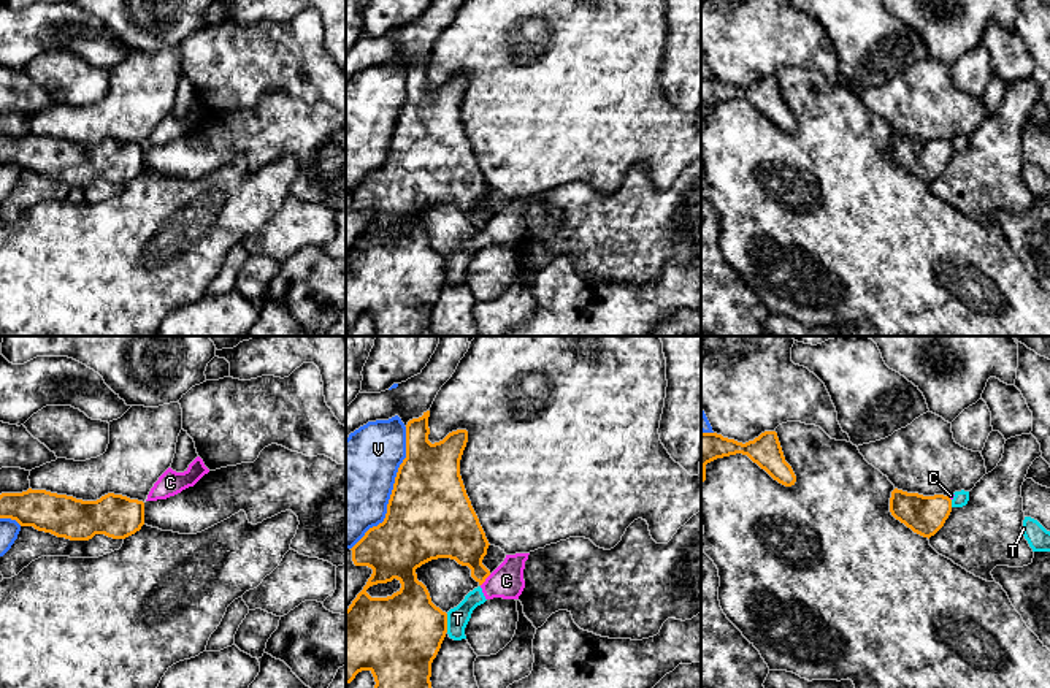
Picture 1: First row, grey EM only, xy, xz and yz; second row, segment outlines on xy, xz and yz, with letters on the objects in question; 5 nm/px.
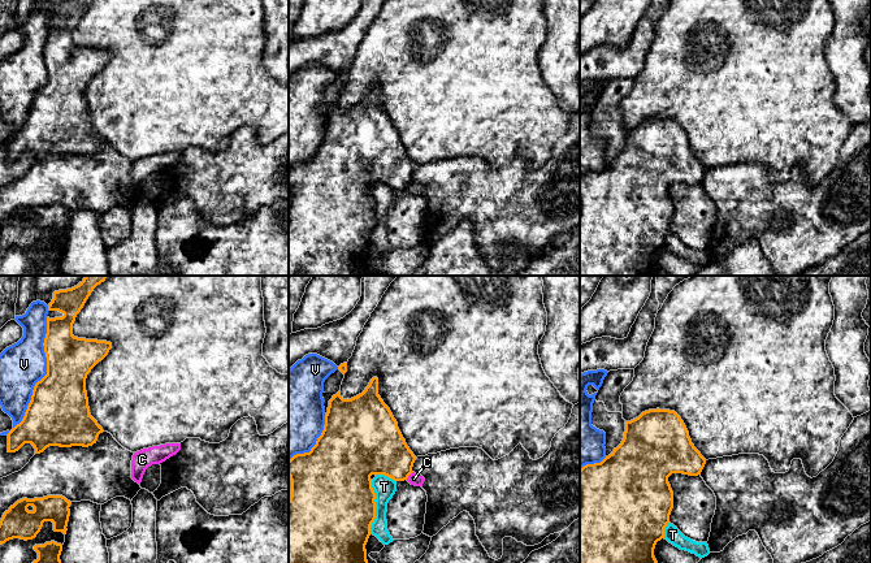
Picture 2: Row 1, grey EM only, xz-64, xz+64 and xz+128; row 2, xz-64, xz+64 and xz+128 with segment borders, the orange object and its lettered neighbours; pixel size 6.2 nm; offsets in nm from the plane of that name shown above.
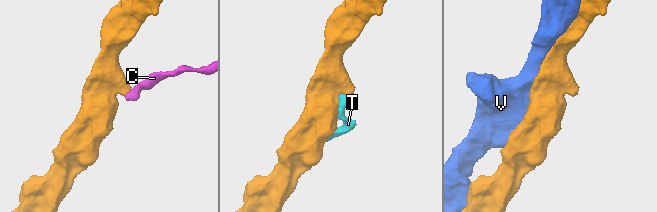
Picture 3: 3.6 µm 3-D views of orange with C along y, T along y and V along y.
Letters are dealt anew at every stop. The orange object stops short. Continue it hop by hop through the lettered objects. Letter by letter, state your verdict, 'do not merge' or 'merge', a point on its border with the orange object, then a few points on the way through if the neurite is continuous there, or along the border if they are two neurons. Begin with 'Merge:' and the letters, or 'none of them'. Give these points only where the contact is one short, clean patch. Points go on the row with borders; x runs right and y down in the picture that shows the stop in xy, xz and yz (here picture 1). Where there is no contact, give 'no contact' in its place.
Merge: none of them
C: do not merge | xz (484, 580) | along xz (490, 574), (481, 585)
T: do not merge | xz (446, 623)
V: do not merge | xz (392, 490)

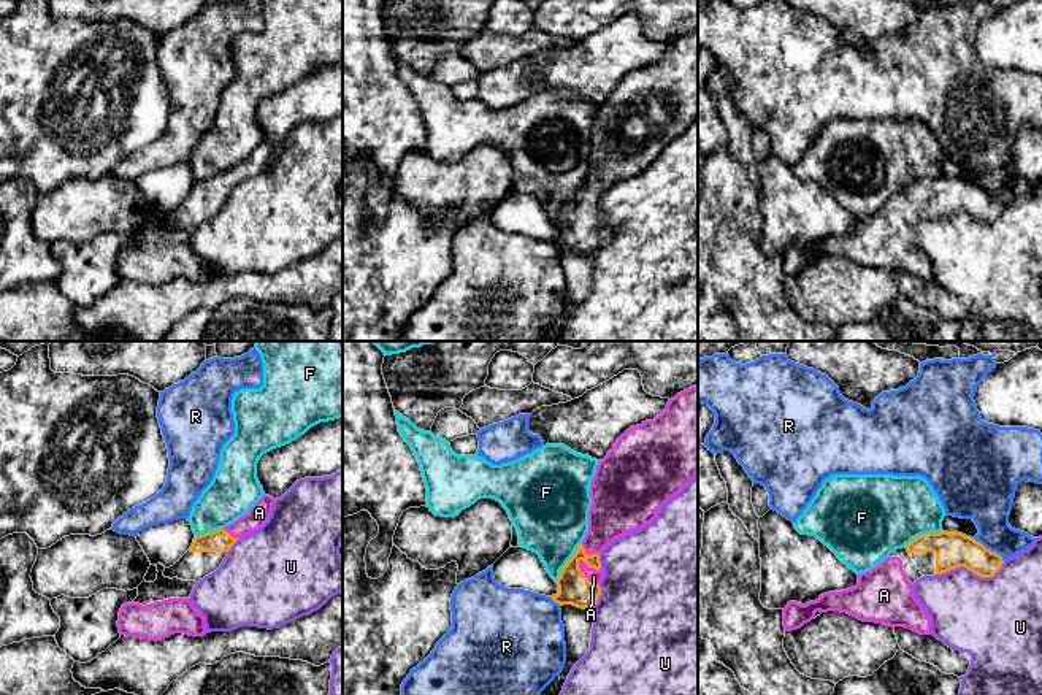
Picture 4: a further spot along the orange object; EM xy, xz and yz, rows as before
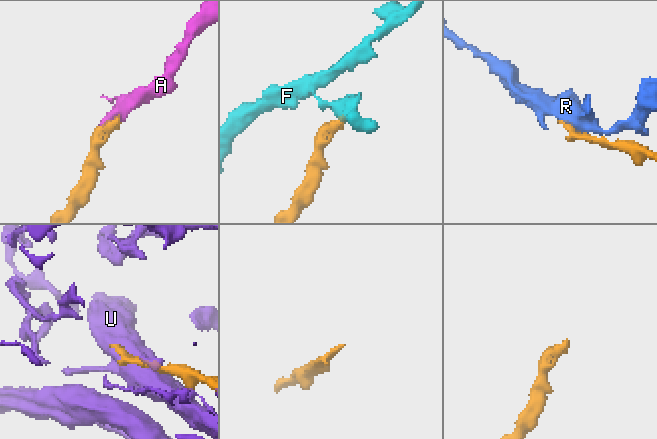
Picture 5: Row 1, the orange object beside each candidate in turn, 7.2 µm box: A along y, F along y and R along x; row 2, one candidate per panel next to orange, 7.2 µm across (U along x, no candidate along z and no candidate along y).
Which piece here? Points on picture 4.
Merge: A
A: merge | xz (584, 575)
F: do not merge | xz (566, 562) | along xz (581, 543), (555, 581)
R: do not merge | yz (988, 549)
U: do not merge | yz (973, 572)

